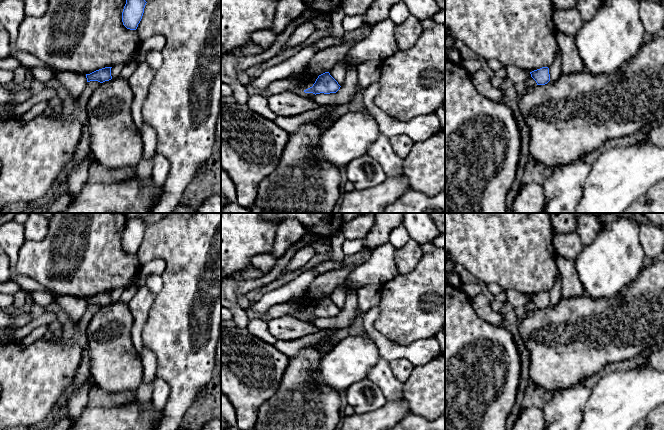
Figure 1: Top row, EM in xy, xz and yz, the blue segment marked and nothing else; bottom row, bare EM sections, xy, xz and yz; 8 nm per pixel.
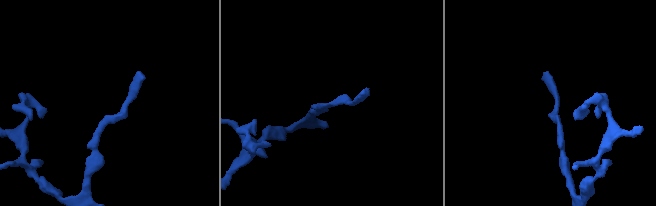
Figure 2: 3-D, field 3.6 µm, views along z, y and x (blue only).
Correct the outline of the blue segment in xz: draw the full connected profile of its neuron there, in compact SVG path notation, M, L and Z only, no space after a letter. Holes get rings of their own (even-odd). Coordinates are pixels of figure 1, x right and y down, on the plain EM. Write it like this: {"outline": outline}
{"outline": "M325 296L318 300L312 311L304 314L305 317L313 318L330 318L336 317L340 313L338 306L330 299L329 296Z"}

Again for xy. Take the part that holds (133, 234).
{"outline": "M142 217L128 219L122 236L122 246L127 253L137 253L142 243L146 227Z"}

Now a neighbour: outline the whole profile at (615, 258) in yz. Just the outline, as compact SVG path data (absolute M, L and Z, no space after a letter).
M630 214L614 215L597 233L594 241L583 245L575 269L586 295L606 299L617 295L633 282L646 266L646 255L639 242L639 226Z

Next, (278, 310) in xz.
M291 299L284 303L277 303L270 307L266 313L272 318L279 318L286 315L290 315L292 312L292 309L294 308L294 305L297 303L297 299Z

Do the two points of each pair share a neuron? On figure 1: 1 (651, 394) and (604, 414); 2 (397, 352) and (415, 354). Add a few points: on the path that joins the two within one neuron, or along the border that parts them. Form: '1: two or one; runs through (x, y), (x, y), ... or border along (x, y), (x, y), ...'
1: one; runs through (639, 394), (632, 394), (621, 399), (616, 404)
2: one; runs through (401, 352), (411, 352)

